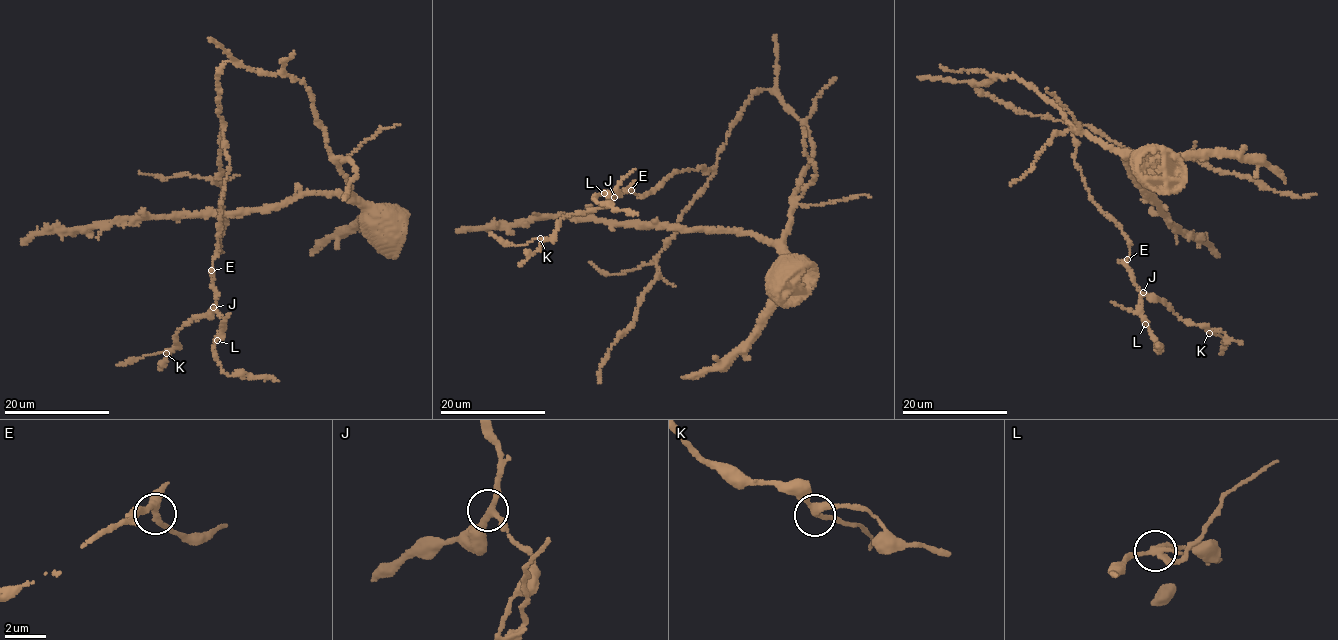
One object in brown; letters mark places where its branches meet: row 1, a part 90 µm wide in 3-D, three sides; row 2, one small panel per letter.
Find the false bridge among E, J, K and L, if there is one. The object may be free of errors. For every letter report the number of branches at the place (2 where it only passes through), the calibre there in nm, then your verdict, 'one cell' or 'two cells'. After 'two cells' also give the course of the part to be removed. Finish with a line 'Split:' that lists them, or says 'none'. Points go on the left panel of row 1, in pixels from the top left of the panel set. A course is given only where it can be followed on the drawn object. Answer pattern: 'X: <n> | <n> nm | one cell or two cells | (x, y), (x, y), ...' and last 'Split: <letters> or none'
E: 3 | 280 nm | one cell
J: 3 | 240 nm | one cell
K: 3 | 280 nm | one cell
L: 4 | 240 nm | two cells | (217, 340), (222, 336), (222, 325), (230, 313)
Split: L

